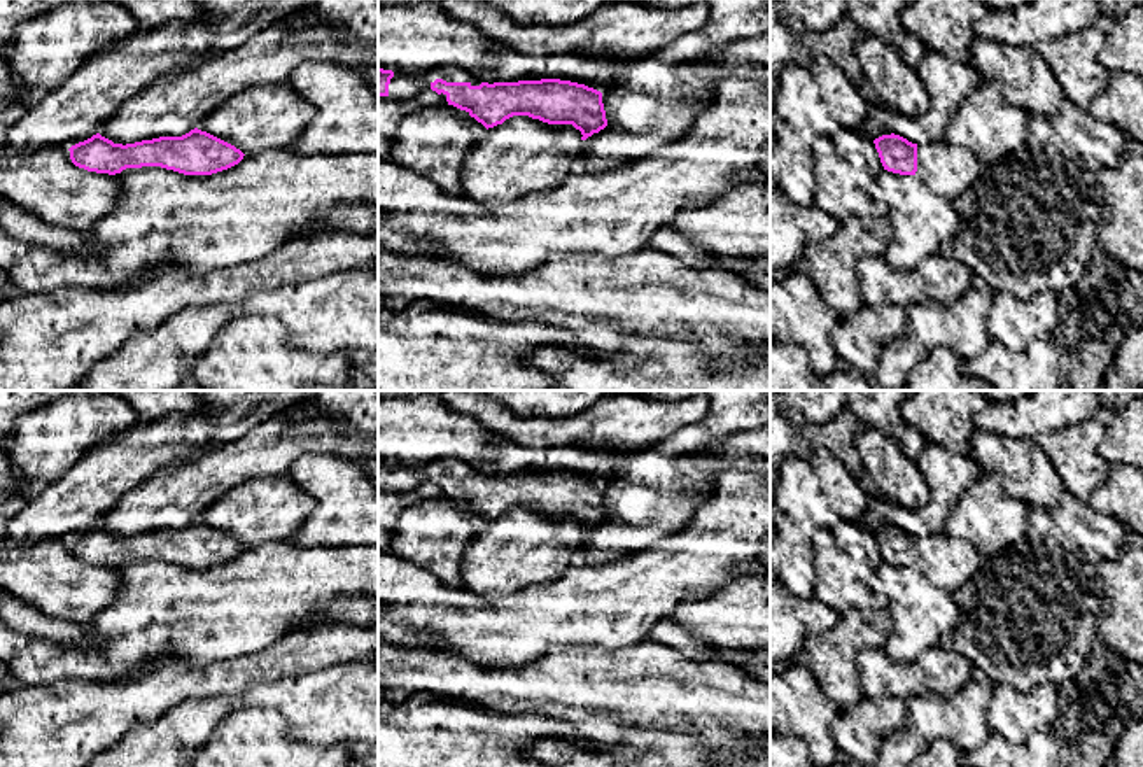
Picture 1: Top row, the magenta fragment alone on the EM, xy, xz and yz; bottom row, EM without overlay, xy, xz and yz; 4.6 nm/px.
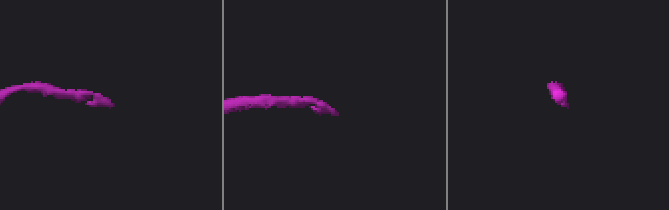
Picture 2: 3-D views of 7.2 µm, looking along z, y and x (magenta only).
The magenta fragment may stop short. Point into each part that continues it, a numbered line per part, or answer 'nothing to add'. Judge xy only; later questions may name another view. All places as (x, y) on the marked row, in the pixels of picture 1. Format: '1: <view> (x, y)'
nothing to add

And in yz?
1: yz (947, 170)

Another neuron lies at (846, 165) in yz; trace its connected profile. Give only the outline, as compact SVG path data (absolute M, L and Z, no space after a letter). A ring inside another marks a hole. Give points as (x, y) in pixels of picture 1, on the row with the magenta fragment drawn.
M852 130L821 137L812 145L814 205L838 219L886 217L887 207L870 194L884 170L875 144Z

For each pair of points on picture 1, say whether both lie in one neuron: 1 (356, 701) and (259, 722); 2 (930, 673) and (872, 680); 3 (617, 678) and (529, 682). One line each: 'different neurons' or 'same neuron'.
1: different neurons
2: same neuron
3: same neuron

